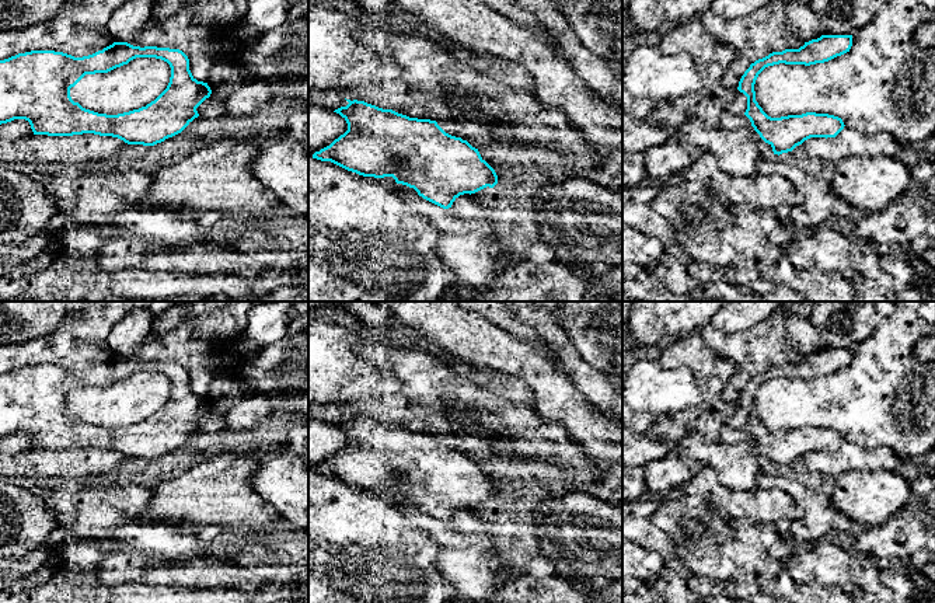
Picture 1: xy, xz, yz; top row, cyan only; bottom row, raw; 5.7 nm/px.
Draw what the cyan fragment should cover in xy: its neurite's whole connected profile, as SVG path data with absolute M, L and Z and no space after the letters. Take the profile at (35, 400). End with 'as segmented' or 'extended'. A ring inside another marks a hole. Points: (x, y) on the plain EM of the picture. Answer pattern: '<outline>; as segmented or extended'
M114 356L112 359L93 369L74 372L71 369L55 365L31 365L18 367L8 373L0 374L0 439L14 433L25 433L29 436L34 449L48 450L73 450L83 447L94 447L100 450L112 450L128 459L154 460L181 447L195 432L199 431L196 422L212 408L207 397L198 395L189 384L189 373L179 363L157 362L157 360L133 360L128 356ZM136 372L156 372L167 376L171 381L171 391L167 402L150 418L139 424L118 429L98 428L83 422L70 411L70 402L74 401L86 388L108 387L116 381L128 379Z; as segmented

